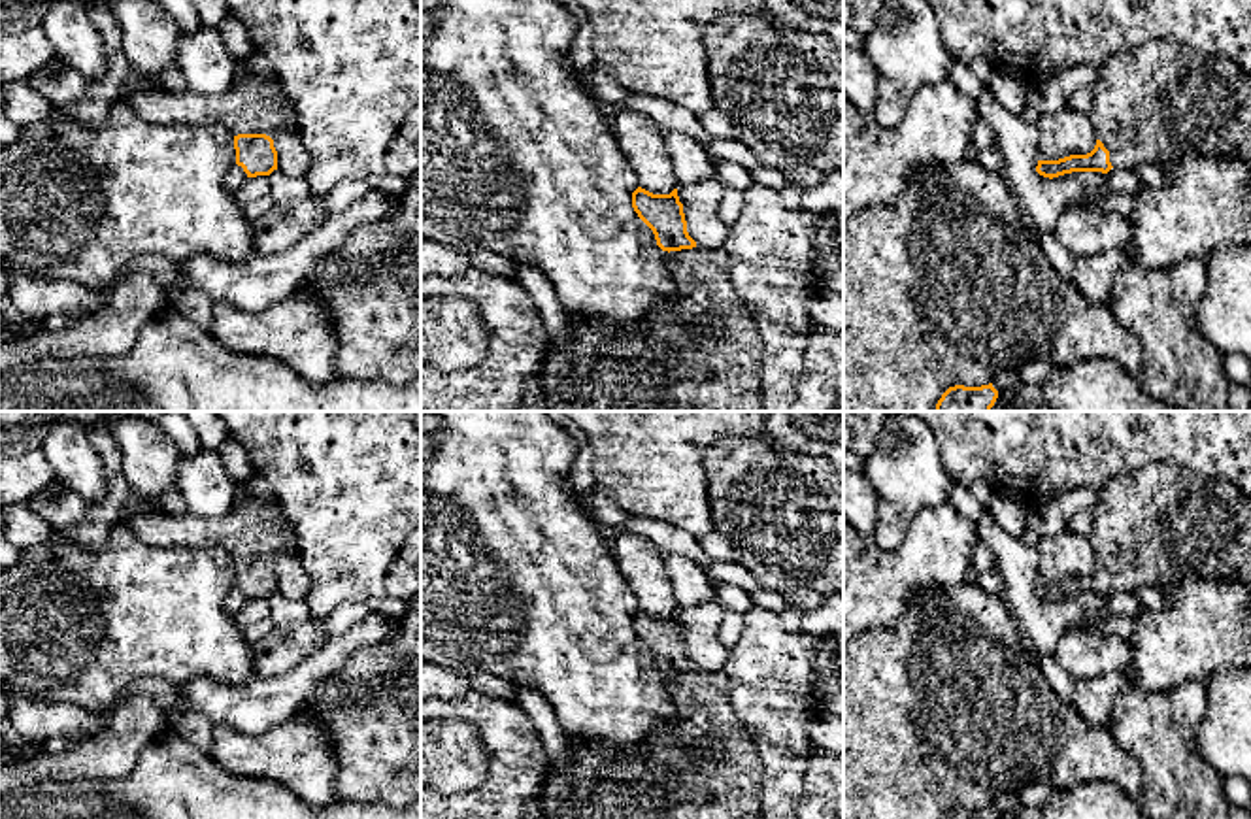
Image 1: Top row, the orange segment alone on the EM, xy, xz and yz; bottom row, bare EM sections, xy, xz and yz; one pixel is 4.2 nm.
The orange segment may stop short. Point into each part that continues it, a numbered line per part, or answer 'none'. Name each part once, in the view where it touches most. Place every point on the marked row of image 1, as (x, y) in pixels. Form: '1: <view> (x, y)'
1: xy (257, 104)

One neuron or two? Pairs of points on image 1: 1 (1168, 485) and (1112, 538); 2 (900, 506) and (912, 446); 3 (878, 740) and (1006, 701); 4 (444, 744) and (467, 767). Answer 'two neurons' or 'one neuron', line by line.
1: one neuron
2: one neuron
3: one neuron
4: one neuron

